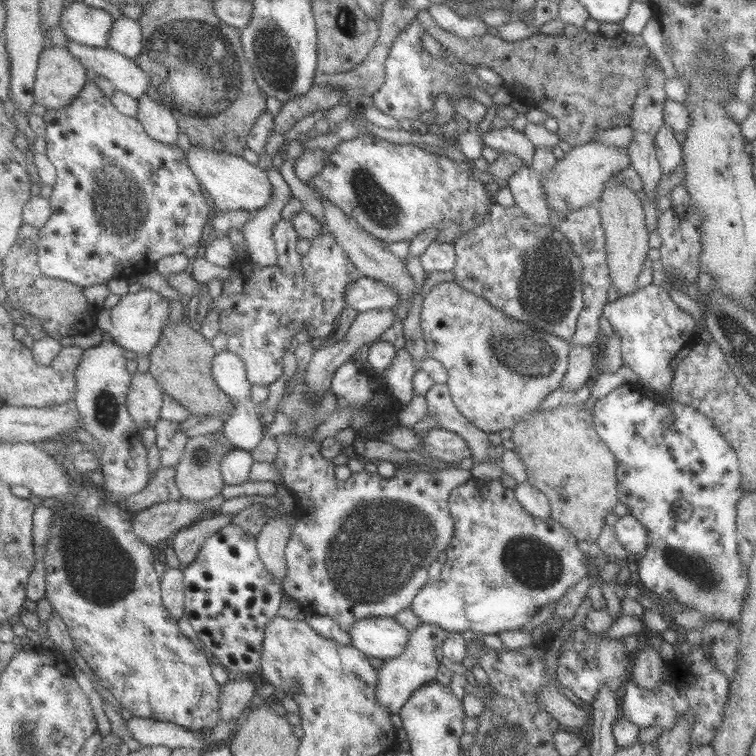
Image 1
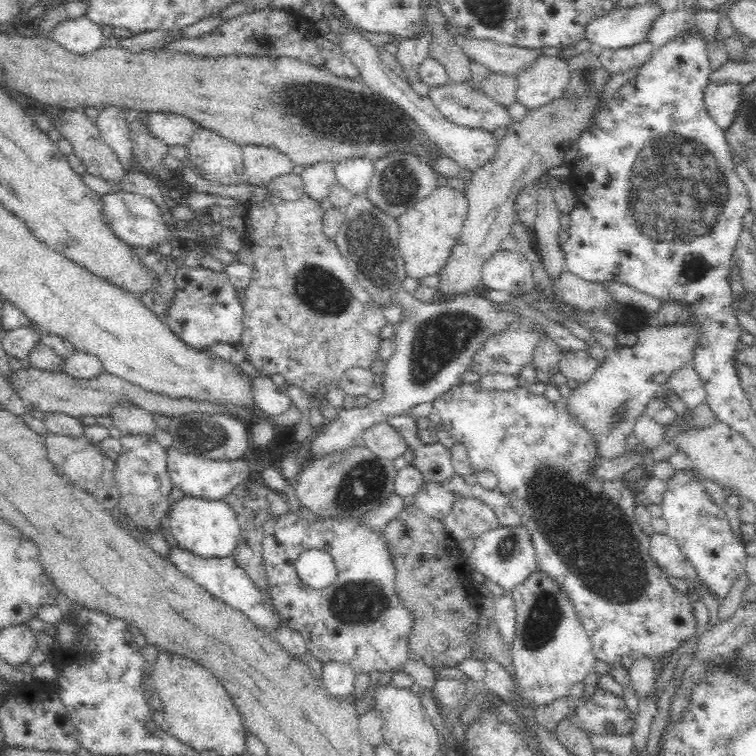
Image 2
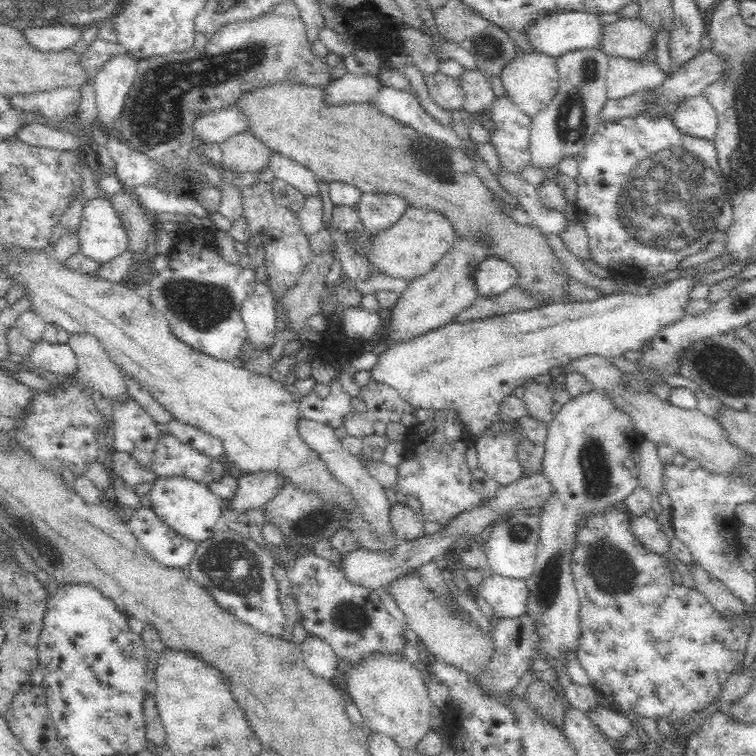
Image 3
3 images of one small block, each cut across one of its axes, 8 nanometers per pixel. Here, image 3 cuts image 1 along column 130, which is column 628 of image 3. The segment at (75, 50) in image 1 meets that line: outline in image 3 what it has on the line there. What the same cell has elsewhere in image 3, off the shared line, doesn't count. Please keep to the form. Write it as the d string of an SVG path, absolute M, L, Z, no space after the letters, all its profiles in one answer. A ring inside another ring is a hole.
M608 56L606 86L609 99L620 100L643 88L662 86L666 78L657 61Z

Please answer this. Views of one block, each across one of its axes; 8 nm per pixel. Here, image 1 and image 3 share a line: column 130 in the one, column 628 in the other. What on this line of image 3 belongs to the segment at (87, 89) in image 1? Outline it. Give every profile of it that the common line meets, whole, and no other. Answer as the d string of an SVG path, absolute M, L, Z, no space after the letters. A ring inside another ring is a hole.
M638 115L627 116L609 121L600 121L592 138L584 145L584 148L574 156L578 165L577 195L575 213L579 221L584 224L588 235L588 255L591 262L600 268L609 269L613 274L623 279L660 278L672 270L678 268L678 264L694 256L700 250L706 250L708 244L721 232L725 232L732 226L734 218L734 207L732 206L732 195L728 190L728 182L722 174L719 166L718 155L714 139L704 138L693 134L684 133L676 126L676 121L670 115Z

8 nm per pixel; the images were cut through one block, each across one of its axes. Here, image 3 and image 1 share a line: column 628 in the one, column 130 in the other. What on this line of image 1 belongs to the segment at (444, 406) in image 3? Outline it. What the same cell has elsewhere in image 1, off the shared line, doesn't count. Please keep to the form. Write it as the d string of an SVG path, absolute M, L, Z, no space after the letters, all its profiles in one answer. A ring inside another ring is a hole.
M141 288L135 294L121 297L110 310L103 309L98 314L98 328L107 332L119 346L137 354L137 372L145 374L150 372L151 354L159 345L161 335L169 325L169 318L171 318L171 300L151 288Z

